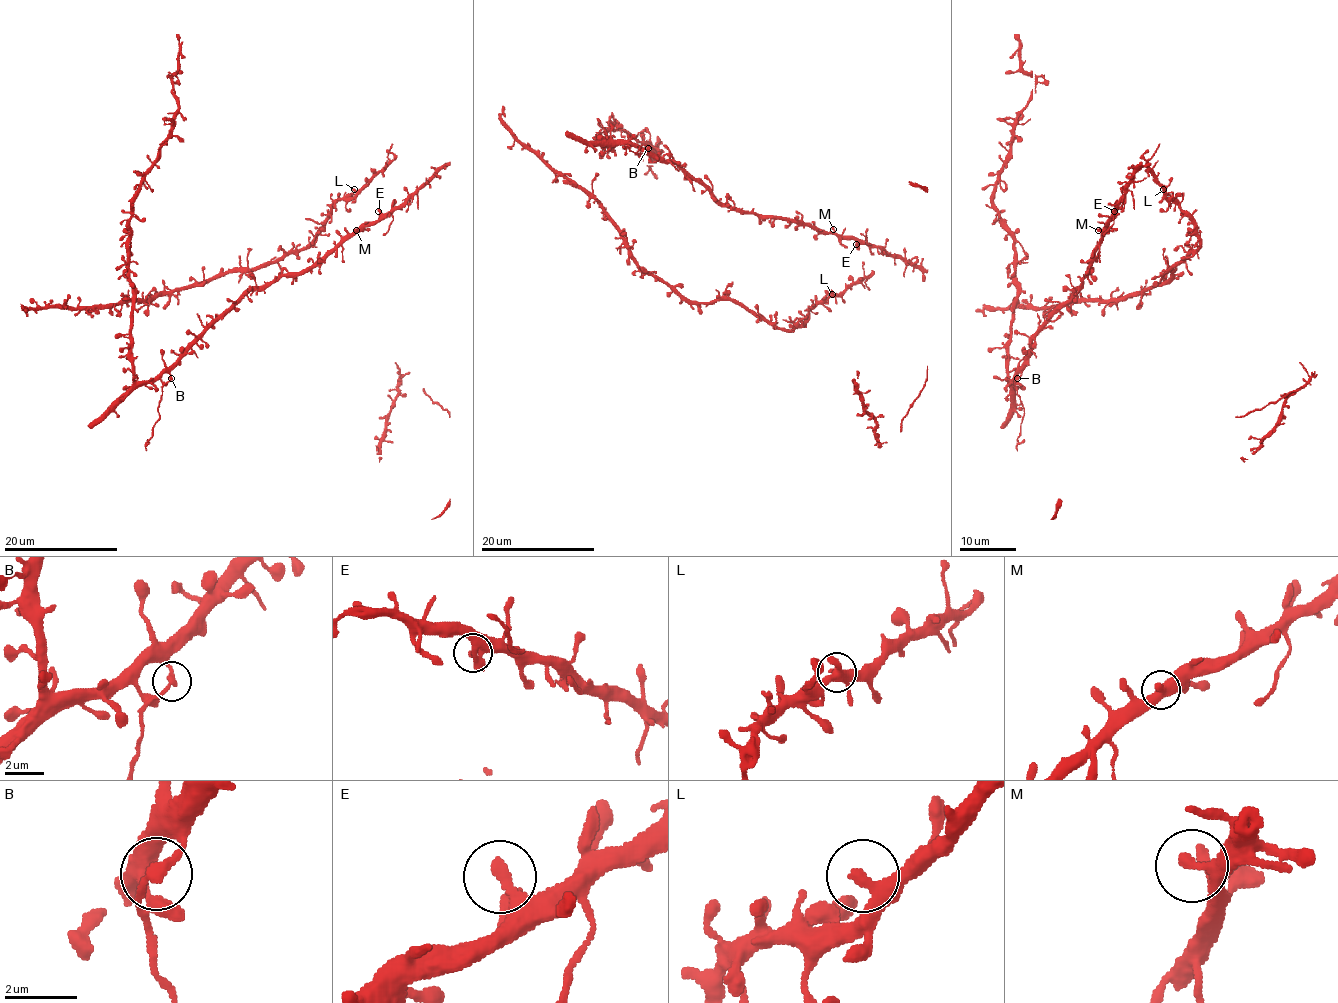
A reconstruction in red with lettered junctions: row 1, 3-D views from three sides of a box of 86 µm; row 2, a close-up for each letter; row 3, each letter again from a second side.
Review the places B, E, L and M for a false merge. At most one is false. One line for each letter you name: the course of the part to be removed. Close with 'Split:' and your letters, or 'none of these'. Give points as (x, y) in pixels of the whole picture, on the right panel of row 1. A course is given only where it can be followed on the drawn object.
B: (1017, 378), (1015, 381), (1017, 396), (1025, 415), (1017, 450)
Split: B

